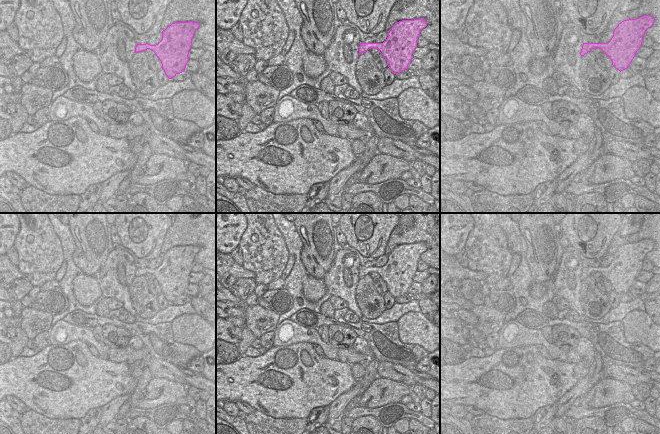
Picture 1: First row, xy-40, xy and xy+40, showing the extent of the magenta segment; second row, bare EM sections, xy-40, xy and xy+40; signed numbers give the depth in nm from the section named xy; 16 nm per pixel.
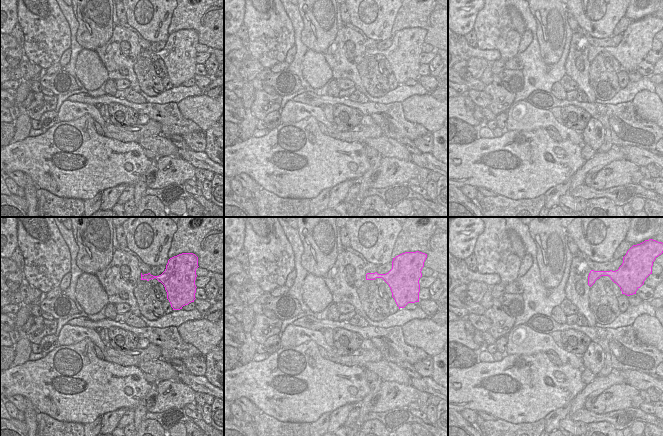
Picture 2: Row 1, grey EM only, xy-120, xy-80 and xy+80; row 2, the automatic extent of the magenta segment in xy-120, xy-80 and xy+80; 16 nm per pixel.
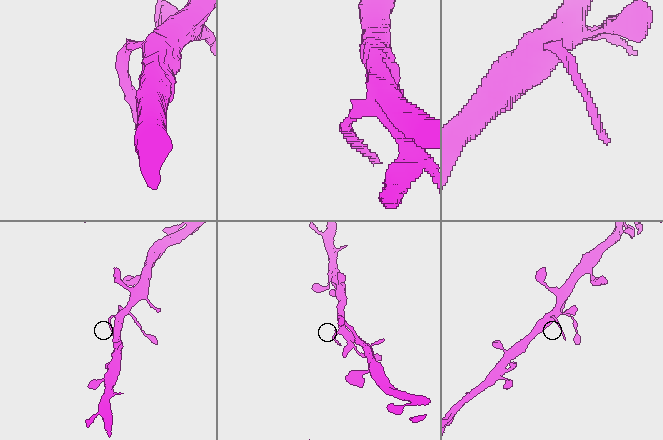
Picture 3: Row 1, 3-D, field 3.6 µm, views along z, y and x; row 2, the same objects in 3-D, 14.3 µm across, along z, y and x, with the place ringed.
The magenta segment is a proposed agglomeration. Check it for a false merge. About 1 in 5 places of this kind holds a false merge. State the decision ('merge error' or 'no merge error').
no merge error

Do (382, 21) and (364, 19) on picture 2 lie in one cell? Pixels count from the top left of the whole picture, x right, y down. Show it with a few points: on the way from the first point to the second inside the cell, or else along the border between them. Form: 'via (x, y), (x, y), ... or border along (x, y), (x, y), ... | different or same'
via (378, 19), (368, 19) | same

